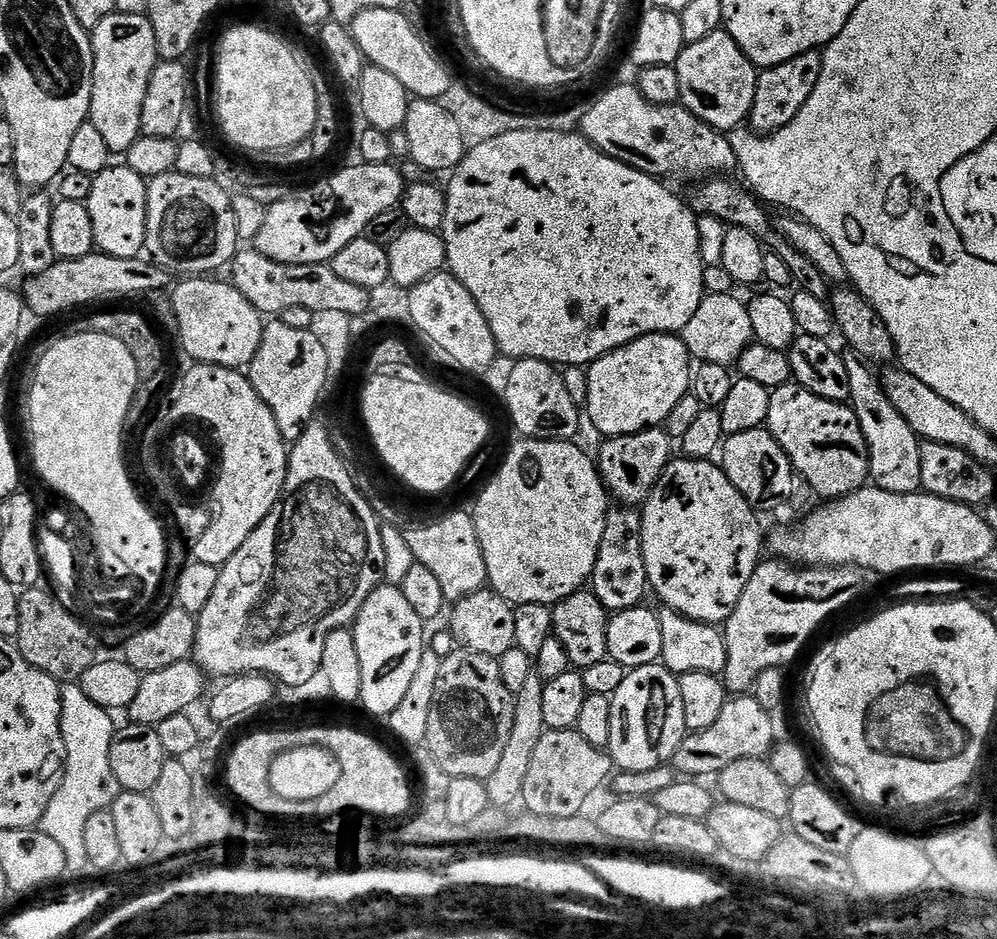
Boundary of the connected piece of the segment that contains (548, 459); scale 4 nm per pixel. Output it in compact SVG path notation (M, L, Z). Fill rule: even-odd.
M517 439L517 444L508 452L508 457L500 464L500 469L492 476L492 481L480 492L476 500L474 519L478 530L478 542L482 546L482 558L486 558L488 584L491 591L506 598L513 606L522 604L547 604L555 606L565 600L570 594L581 591L591 581L594 562L598 558L598 550L602 546L602 530L606 530L606 514L610 507L610 497L607 488L600 481L600 469L596 461L579 448L579 443L570 440L530 440Z

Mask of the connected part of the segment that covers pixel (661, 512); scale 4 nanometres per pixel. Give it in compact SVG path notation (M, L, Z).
M687 458L669 460L666 470L662 470L654 490L648 496L648 501L642 505L642 511L640 512L640 521L642 522L642 558L646 558L649 589L654 593L654 596L656 592L657 598L661 600L659 603L665 608L673 608L678 615L685 616L691 620L697 620L703 624L713 626L723 625L724 621L730 618L730 614L734 614L734 606L738 606L738 598L742 598L742 590L746 590L746 582L750 582L754 570L762 563L760 551L763 548L765 551L766 536L760 533L760 520L756 516L760 517L757 509L753 508L751 502L730 482L730 478L727 477L719 463L712 460L689 460Z

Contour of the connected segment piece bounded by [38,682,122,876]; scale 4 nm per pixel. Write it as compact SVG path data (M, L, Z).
M64 682L60 685L62 694L62 742L66 742L66 762L64 763L64 777L54 794L50 798L50 806L46 806L46 814L42 814L38 825L40 831L46 833L49 838L54 838L58 846L66 853L66 866L71 875L80 876L89 871L86 858L86 822L90 814L111 809L112 804L118 798L122 789L118 786L118 778L114 778L114 770L110 770L110 742L118 731L118 724L112 721L113 713L109 709L98 706L98 702L92 701L82 690L79 683Z

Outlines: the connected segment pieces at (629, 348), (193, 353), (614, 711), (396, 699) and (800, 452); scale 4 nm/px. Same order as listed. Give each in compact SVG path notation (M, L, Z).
M655 332L649 336L638 338L626 346L608 352L598 358L587 369L589 380L589 396L586 405L586 420L601 433L601 437L625 436L641 432L647 428L663 425L664 419L678 406L683 396L689 395L692 383L694 360L689 355L681 337L667 332Z
M184 278L171 289L180 344L189 361L244 370L258 354L266 320L233 284L216 279L220 278Z
M663 663L625 671L622 686L611 696L610 742L607 753L621 772L654 770L667 765L686 735L678 677Z
M379 584L370 598L362 602L350 631L357 646L359 669L362 672L359 703L364 704L370 715L386 718L394 714L403 696L410 691L410 681L418 671L426 650L424 628L425 620L418 618L418 613L409 605L400 587Z
M795 382L771 389L771 393L766 429L785 451L801 481L804 479L828 502L857 492L869 483L866 438L851 406L822 398Z

